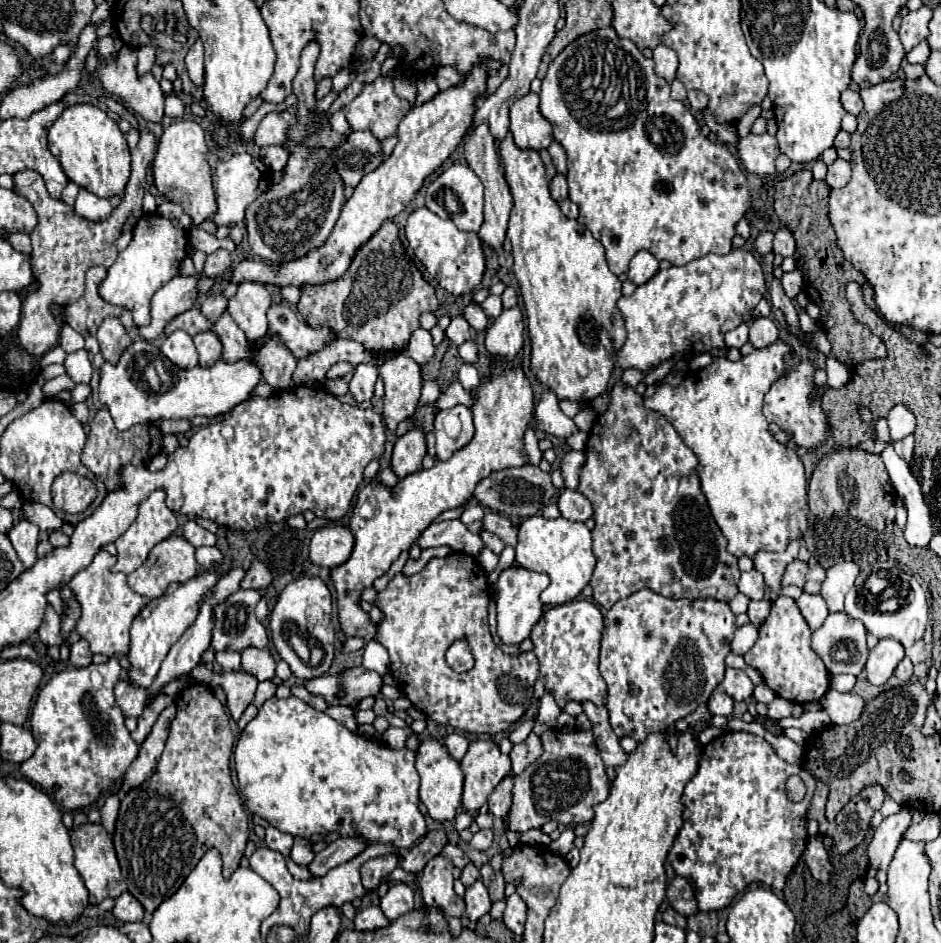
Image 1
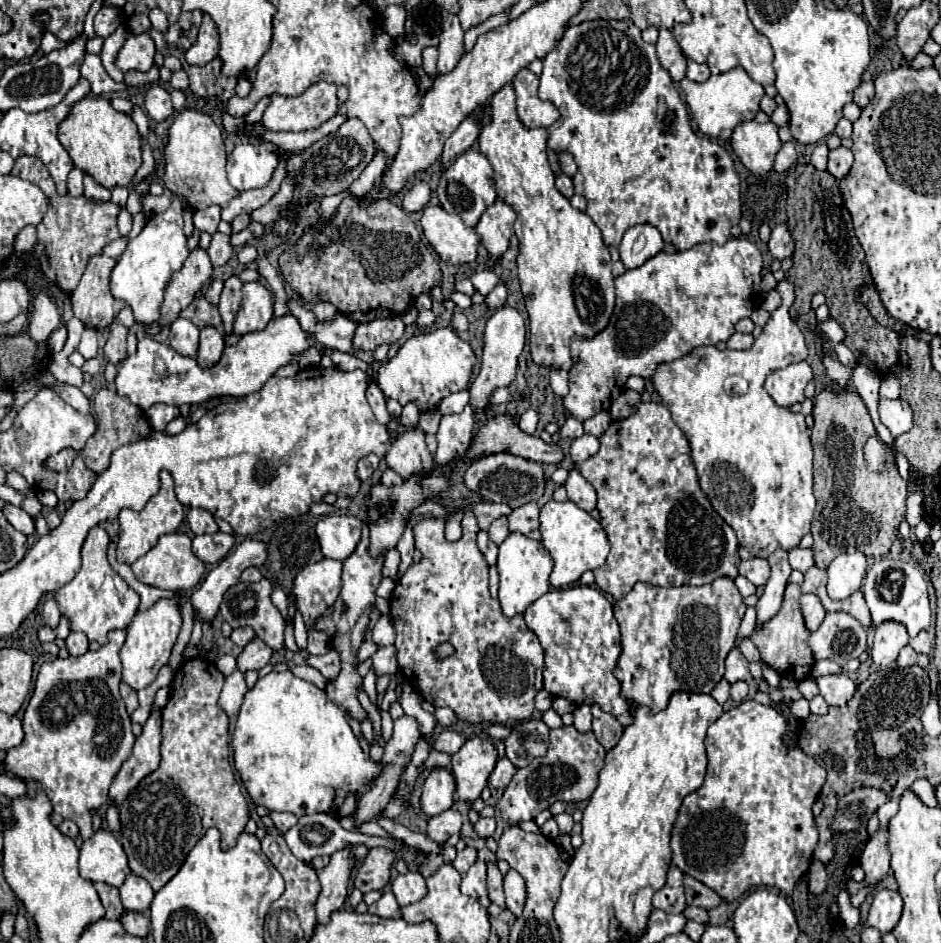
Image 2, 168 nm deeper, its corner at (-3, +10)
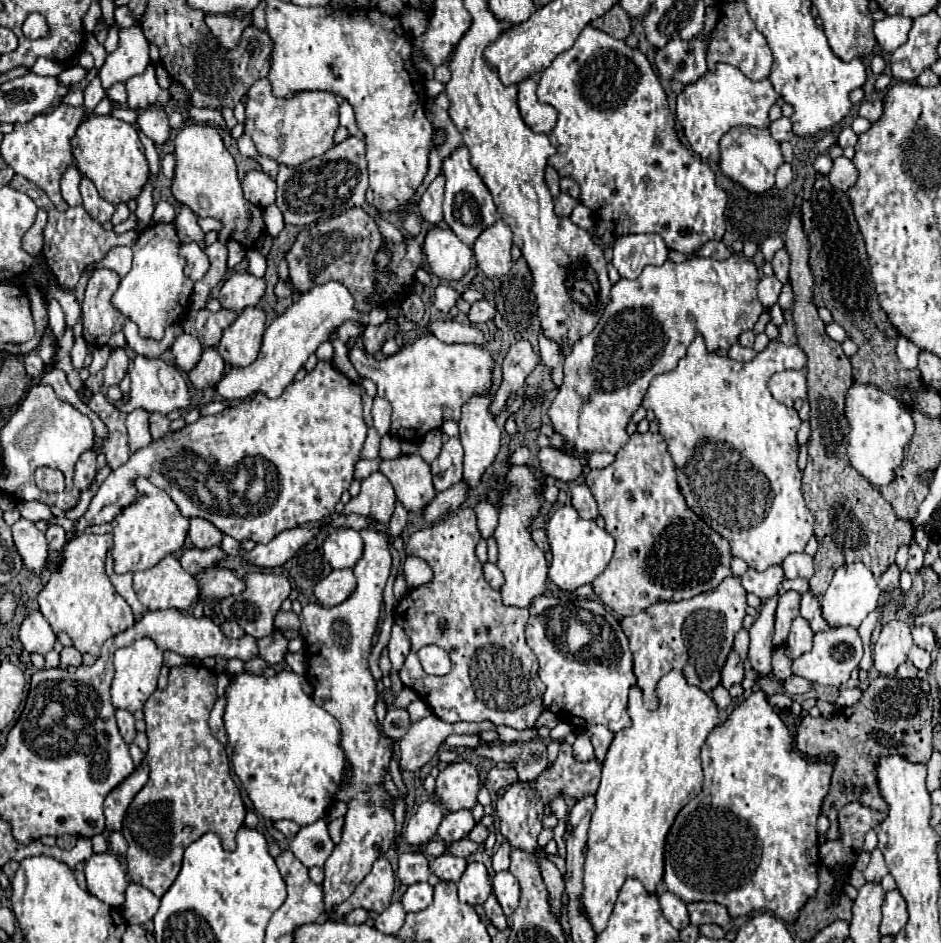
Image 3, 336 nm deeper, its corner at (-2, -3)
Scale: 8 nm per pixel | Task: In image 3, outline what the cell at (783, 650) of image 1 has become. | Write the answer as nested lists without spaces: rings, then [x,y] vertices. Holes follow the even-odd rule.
[[[794,590],[782,592],[778,608],[776,608],[776,632],[772,638],[776,648],[786,646],[786,640],[790,634],[790,624],[798,614],[800,614],[800,594]]]

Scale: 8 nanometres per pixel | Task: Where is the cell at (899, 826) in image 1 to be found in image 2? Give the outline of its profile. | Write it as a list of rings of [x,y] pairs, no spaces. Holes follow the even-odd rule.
[[[879,829],[875,837],[863,849],[861,869],[865,871],[865,885],[877,885],[889,873],[889,849],[887,849],[887,829]]]

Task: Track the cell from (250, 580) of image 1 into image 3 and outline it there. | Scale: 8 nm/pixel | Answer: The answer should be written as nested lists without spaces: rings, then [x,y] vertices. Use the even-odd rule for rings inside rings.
[[[212,566],[200,574],[196,574],[200,584],[200,598],[226,598],[238,596],[246,590],[246,584],[238,580],[230,570]]]

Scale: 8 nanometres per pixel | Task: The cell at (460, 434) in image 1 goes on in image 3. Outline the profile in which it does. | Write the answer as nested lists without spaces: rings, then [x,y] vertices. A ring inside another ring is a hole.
[[[460,436],[450,438],[446,444],[442,444],[438,458],[432,462],[436,492],[444,492],[446,488],[462,480],[462,460],[464,460],[464,450],[460,444]]]

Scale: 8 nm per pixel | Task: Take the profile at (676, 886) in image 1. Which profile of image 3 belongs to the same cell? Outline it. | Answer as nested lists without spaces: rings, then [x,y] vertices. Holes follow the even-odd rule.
[[[690,902],[688,912],[690,912],[690,924],[694,926],[700,926],[700,924],[724,926],[730,920],[726,908],[716,902]]]

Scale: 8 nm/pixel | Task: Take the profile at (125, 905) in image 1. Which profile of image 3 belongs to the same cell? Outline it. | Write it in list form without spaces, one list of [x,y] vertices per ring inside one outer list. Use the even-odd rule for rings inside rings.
[[[130,884],[126,890],[126,900],[120,912],[128,924],[144,924],[154,918],[160,908],[160,898],[156,898],[148,888]]]

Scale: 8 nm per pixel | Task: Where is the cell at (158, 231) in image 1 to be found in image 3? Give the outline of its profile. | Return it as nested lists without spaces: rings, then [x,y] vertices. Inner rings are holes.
[[[154,224],[144,230],[138,242],[132,246],[134,262],[132,270],[120,280],[116,294],[112,296],[114,308],[118,308],[124,316],[138,324],[142,338],[160,340],[164,336],[164,328],[182,320],[190,306],[192,280],[184,276],[186,260],[180,258],[180,240],[176,234],[176,224]]]

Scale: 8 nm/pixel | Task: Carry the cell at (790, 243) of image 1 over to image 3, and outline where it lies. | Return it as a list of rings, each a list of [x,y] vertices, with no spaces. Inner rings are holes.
[[[780,248],[774,258],[772,258],[772,268],[774,268],[774,276],[780,280],[780,282],[786,282],[788,280],[788,268],[790,268],[790,256],[786,252],[786,248]]]

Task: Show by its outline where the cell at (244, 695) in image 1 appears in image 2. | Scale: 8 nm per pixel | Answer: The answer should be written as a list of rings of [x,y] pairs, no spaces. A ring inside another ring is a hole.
[[[259,637],[251,639],[251,643],[247,643],[247,647],[243,647],[243,651],[237,655],[237,667],[239,671],[259,671],[263,665],[269,663],[273,655],[273,649],[267,647]]]

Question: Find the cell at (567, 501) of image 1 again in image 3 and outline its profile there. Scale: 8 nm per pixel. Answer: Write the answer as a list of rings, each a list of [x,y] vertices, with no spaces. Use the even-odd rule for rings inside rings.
[[[576,484],[572,488],[572,506],[584,520],[594,520],[598,516],[598,506],[586,484]]]

